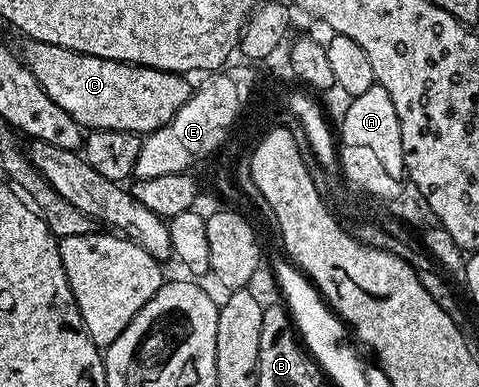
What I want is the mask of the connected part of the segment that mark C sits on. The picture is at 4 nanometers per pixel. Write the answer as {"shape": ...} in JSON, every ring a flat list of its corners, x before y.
{"shape":[[29,39,19,55,25,68,39,81,39,85,77,123,85,129,119,129,136,131,144,137,167,125,189,99,191,83,184,74,160,71,154,67,138,67,121,63,118,59,100,59,82,55,59,45]]}

